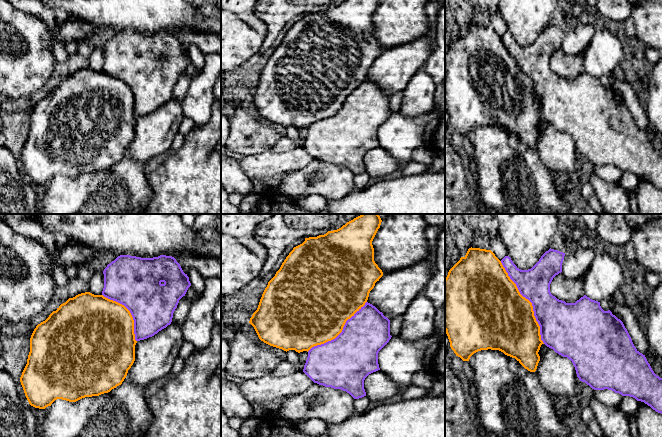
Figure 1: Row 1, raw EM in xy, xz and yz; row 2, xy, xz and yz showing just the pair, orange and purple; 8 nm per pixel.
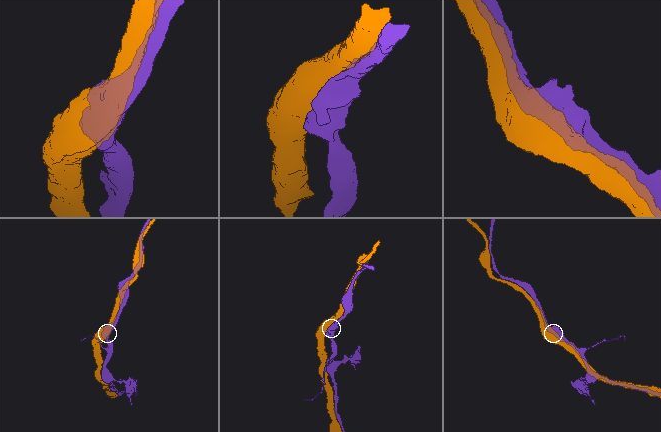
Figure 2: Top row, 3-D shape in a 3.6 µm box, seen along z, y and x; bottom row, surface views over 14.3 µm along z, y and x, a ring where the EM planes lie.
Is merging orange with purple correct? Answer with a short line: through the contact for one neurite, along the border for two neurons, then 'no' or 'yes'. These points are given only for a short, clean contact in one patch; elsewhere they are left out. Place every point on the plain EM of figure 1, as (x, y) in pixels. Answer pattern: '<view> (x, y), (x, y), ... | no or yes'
yes

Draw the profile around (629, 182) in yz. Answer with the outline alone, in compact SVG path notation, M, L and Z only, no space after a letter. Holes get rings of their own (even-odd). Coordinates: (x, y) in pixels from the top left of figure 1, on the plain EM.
M623 172L619 180L621 187L624 189L627 195L636 193L638 182L638 177L630 172Z

